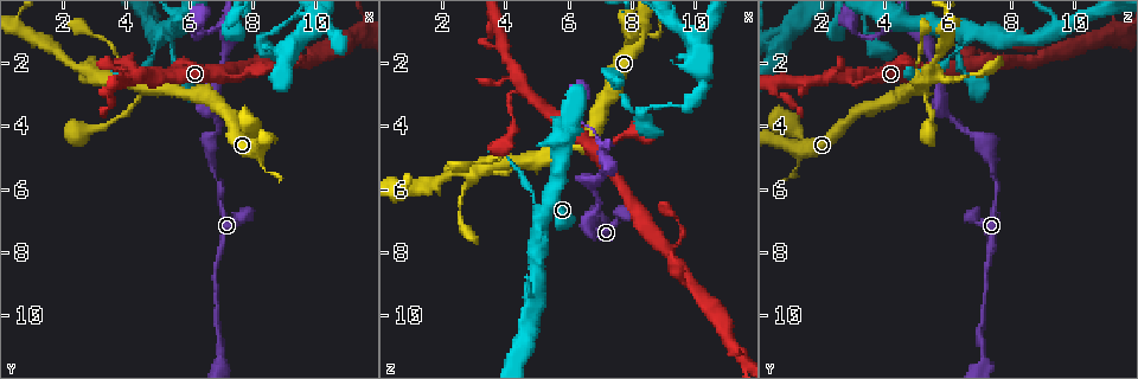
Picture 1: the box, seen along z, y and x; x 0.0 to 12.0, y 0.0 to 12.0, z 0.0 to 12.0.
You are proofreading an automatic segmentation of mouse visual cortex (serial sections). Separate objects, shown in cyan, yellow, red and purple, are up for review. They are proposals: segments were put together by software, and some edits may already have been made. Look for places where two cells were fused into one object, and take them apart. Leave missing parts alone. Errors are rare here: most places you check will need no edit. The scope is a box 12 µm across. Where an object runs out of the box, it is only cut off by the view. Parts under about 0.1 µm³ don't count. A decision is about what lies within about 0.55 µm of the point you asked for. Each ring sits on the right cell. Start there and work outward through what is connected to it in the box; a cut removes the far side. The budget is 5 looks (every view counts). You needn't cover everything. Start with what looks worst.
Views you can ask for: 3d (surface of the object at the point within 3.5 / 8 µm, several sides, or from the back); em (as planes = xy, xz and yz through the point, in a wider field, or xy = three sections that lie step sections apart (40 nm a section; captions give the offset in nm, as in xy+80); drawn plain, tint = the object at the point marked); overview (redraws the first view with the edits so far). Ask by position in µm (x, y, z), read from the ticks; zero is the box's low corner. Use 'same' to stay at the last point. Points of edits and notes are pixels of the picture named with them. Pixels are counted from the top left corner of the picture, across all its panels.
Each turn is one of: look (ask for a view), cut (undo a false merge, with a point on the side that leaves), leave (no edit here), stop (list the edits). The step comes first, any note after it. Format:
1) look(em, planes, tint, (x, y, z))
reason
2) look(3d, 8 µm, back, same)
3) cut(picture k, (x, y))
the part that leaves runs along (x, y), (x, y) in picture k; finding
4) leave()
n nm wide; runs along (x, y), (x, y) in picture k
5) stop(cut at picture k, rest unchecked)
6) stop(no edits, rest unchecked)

look(3d, 3.5 µm, (5.5, 1.1, 6.5))
four or more arms meet

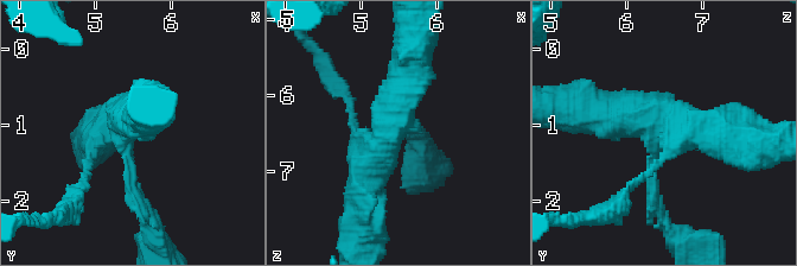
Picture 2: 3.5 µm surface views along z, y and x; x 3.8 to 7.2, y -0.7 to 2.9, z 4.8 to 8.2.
look(em, xy, step 2, tint, (5.40, 1.10, 6.45))
need the tissue

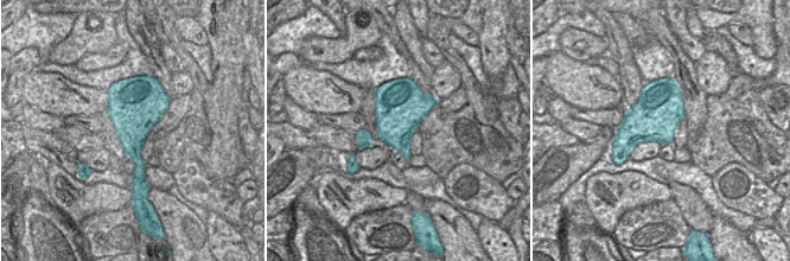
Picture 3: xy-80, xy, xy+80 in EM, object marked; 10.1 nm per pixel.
leave()
arms of 150, 150, 450, 500 nm; runs along (657, 208), (651, 160), (673, 120), (719, 138) in picture 2; one cell here

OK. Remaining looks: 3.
look(3d, 3.5 µm, (3.9, 2.1, 5.0))
thick turns thin

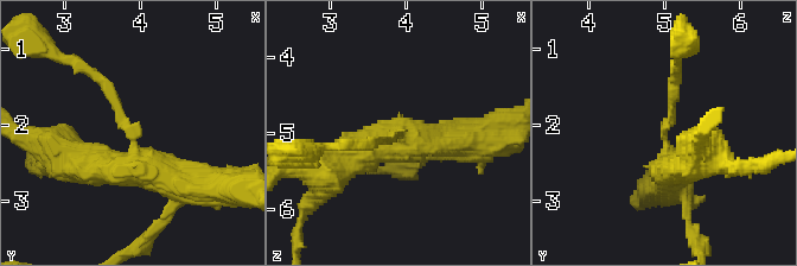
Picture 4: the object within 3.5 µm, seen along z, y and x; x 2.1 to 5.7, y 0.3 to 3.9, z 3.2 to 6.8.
look(em, xy, step 2, tint, (3.90, 2.15, 5.00))
3 arms; arms of 150, 450, 450 nm; need the tissue

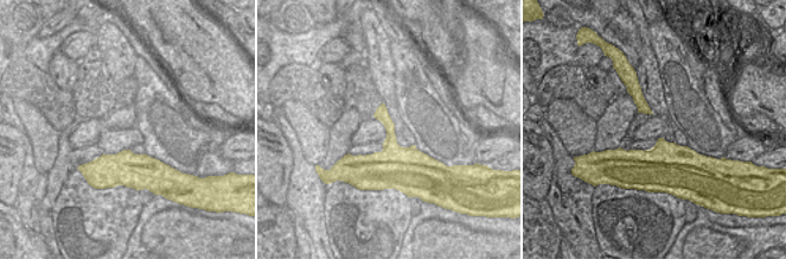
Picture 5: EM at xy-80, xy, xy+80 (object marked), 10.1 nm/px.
leave()
200 nm wide; runs along (177, 183), (136, 168), (133, 132), (89, 70) in picture 4; continuous, no second cell

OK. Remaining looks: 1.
stop(no edits, rest unchecked)

